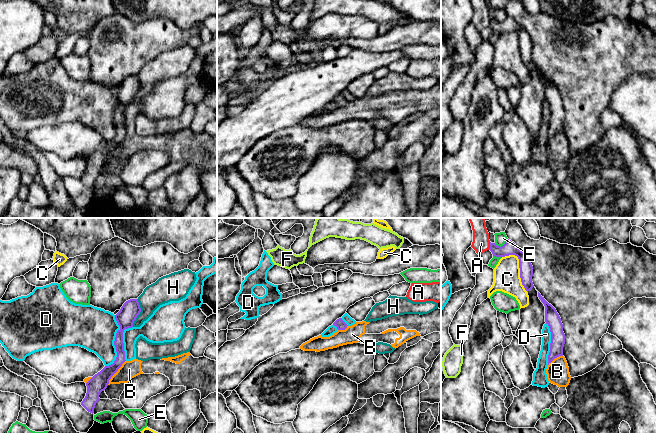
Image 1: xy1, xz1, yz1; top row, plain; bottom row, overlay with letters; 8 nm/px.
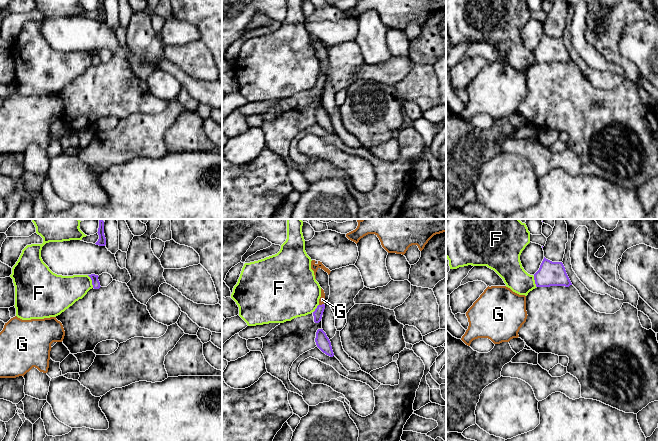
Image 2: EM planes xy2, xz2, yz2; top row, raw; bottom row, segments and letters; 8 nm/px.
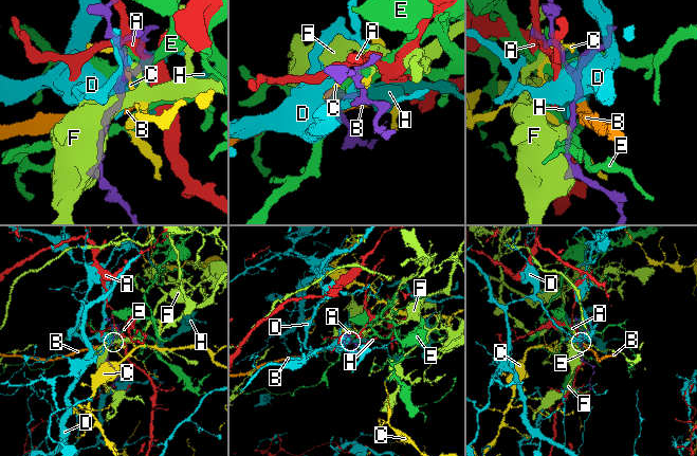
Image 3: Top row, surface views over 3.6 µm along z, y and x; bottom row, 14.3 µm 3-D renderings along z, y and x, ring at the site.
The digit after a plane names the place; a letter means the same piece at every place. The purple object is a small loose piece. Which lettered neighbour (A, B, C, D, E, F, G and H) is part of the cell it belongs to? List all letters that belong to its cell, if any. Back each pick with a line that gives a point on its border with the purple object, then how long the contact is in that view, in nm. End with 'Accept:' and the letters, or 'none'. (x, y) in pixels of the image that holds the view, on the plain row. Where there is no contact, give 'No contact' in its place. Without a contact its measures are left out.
G: Touches purple at xz2 (322, 80). Shared border 40 nm
Accept: G

